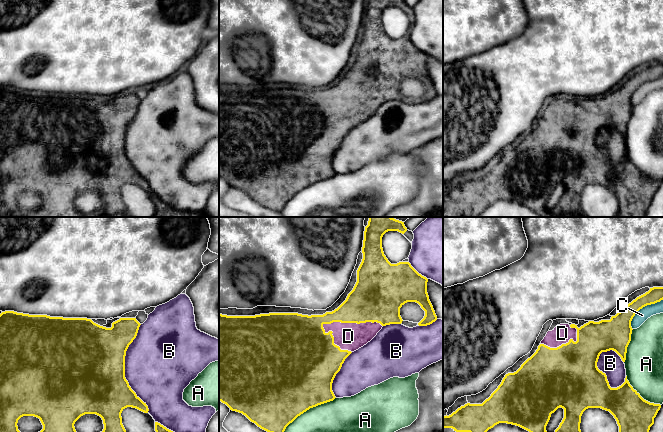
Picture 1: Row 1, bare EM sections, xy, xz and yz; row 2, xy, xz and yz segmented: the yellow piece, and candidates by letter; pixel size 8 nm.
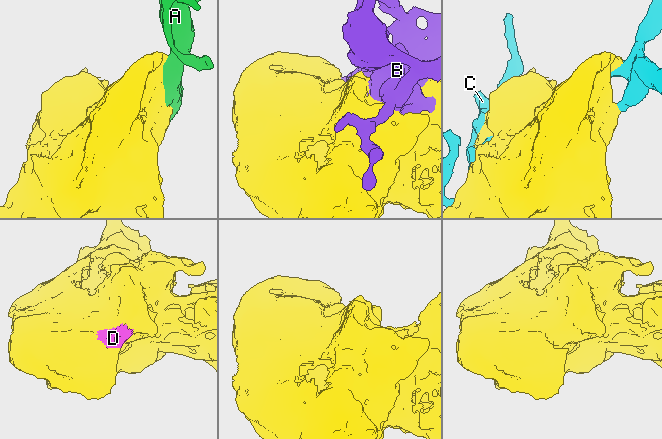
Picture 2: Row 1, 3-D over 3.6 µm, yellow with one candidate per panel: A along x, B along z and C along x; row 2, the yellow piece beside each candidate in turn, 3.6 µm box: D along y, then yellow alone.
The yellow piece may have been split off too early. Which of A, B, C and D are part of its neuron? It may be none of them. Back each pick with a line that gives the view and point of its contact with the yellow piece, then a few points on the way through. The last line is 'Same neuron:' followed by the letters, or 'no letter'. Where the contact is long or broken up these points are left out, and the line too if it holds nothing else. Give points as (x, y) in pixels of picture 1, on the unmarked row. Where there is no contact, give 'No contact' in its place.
D: Touches yellow at xz (351, 98)
Same neuron: D

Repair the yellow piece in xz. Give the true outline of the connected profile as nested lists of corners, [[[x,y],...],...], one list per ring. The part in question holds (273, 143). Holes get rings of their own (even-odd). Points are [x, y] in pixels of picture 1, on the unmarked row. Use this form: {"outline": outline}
{"outline": [[[368,0],[364,7],[363,35],[357,46],[357,58],[353,66],[348,70],[346,76],[334,87],[326,88],[323,91],[302,91],[298,89],[269,89],[255,92],[227,92],[219,90],[219,177],[226,180],[230,186],[242,189],[251,198],[261,205],[276,211],[282,211],[286,203],[298,192],[318,181],[333,177],[336,173],[332,167],[332,159],[336,150],[340,147],[345,135],[354,127],[370,118],[383,102],[390,100],[401,100],[400,84],[407,78],[416,78],[425,87],[424,94],[418,99],[419,102],[427,102],[437,96],[433,82],[427,69],[428,55],[419,50],[409,38],[399,38],[391,40],[384,31],[382,24],[382,13],[388,7],[398,7],[402,9],[411,19],[414,10],[409,7],[404,0]]]}

